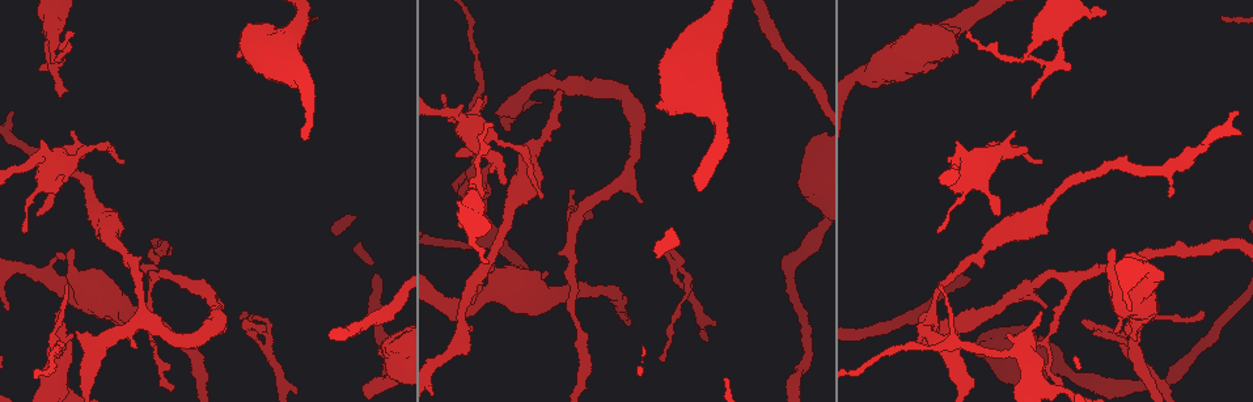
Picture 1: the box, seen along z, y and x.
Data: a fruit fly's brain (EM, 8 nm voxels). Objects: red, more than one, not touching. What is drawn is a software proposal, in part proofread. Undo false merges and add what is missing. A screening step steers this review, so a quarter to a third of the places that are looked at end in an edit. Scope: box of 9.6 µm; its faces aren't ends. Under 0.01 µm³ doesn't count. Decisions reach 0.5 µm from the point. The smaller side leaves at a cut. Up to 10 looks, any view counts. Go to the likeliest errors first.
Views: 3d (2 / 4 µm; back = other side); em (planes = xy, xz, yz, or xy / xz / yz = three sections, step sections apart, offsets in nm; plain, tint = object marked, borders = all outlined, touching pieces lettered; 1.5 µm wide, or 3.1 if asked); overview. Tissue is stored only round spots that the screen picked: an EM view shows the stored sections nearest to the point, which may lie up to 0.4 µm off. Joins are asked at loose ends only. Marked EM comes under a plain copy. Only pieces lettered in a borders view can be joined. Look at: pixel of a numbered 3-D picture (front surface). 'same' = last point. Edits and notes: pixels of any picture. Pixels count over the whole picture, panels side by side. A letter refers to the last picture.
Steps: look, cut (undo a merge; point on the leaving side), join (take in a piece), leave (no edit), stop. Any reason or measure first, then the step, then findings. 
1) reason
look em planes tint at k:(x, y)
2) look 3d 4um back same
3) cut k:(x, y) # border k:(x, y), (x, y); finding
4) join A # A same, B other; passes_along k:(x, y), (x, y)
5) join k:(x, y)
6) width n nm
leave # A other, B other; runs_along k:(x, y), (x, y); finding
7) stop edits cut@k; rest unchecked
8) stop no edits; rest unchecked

tapers out
look em planes borders at 1:(1033, 88)

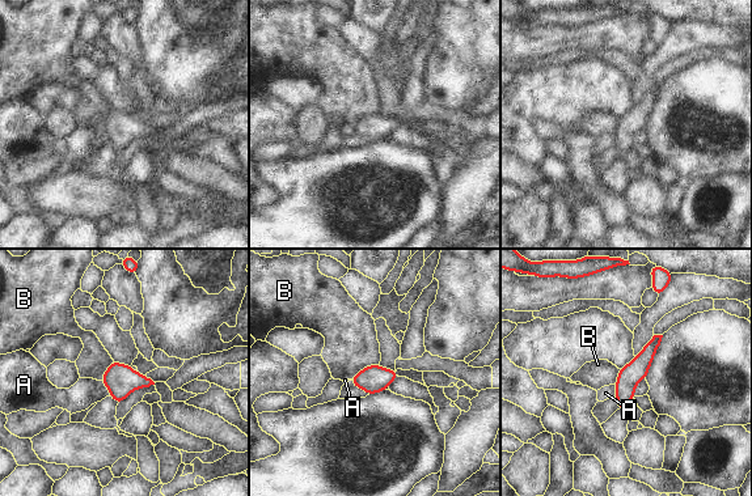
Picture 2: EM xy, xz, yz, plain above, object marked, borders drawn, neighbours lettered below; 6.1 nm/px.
width 140 nm
leave # A other, B other; border 2:(379, 363), (363, 367), (349, 378); none of them fits

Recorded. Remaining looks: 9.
thin end
look 3d 2um at 1:(1041, 159)

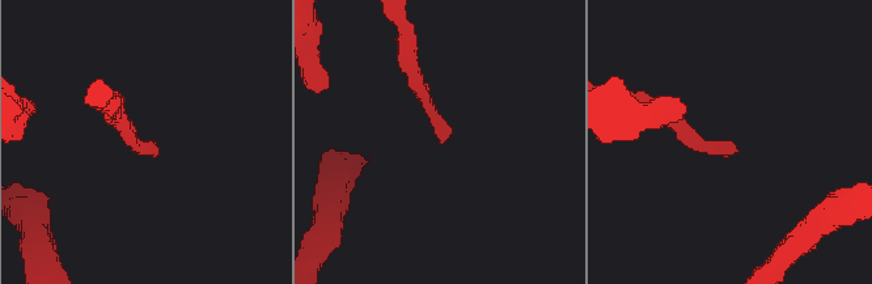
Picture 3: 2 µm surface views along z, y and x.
now the EM
look em yz step 8 tint at 3:(738, 150)

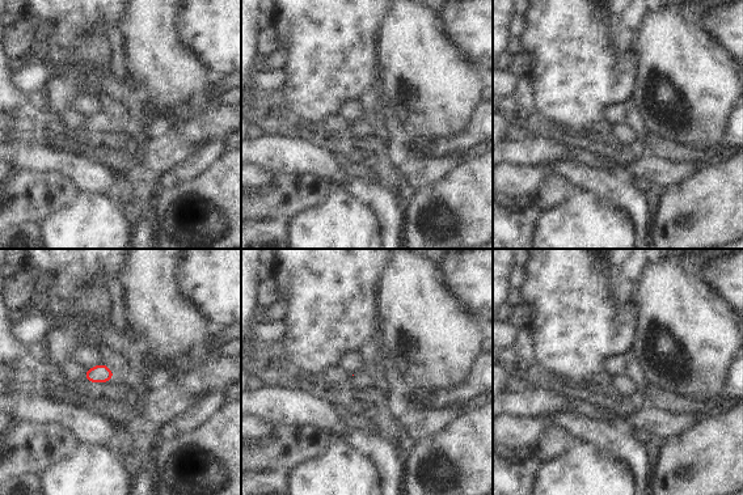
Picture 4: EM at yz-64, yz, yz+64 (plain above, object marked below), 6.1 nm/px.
another direction
look em planes borders same

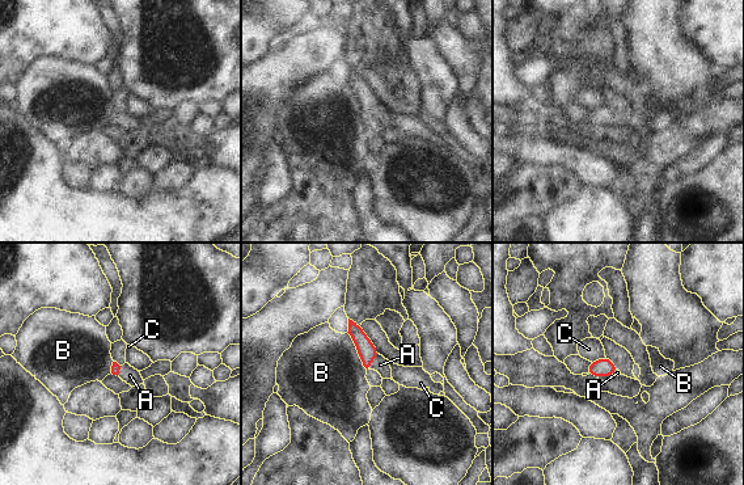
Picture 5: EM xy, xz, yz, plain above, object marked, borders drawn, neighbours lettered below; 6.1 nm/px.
longest_contact B 260 nm
join A # A same, B other, C other; passes_along 5:(367, 351), (373, 359), (380, 365); it goes on there

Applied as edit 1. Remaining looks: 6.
calibre changes
look em yz step 4 tint at 1:(113, 239)

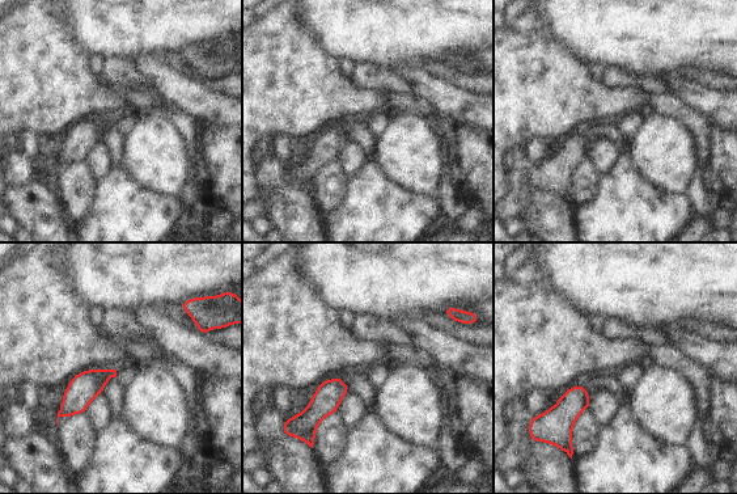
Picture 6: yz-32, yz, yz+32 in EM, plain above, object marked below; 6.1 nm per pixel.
what lies round it
look em yz step 4 borders same

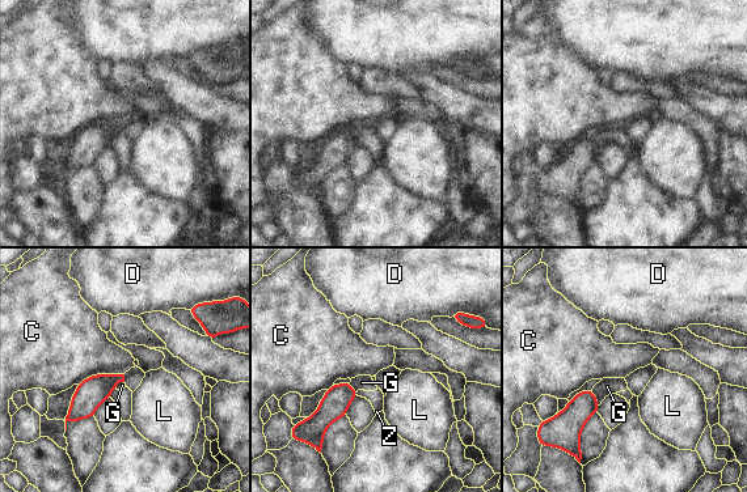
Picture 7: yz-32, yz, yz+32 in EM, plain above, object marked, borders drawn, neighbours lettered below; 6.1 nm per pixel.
leave # C other, D other, G other, L other, Z other; border 7:(123, 373), (96, 373), (76, 384); all the same cell

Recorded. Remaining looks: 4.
stop edits join@5; rest unchecked

